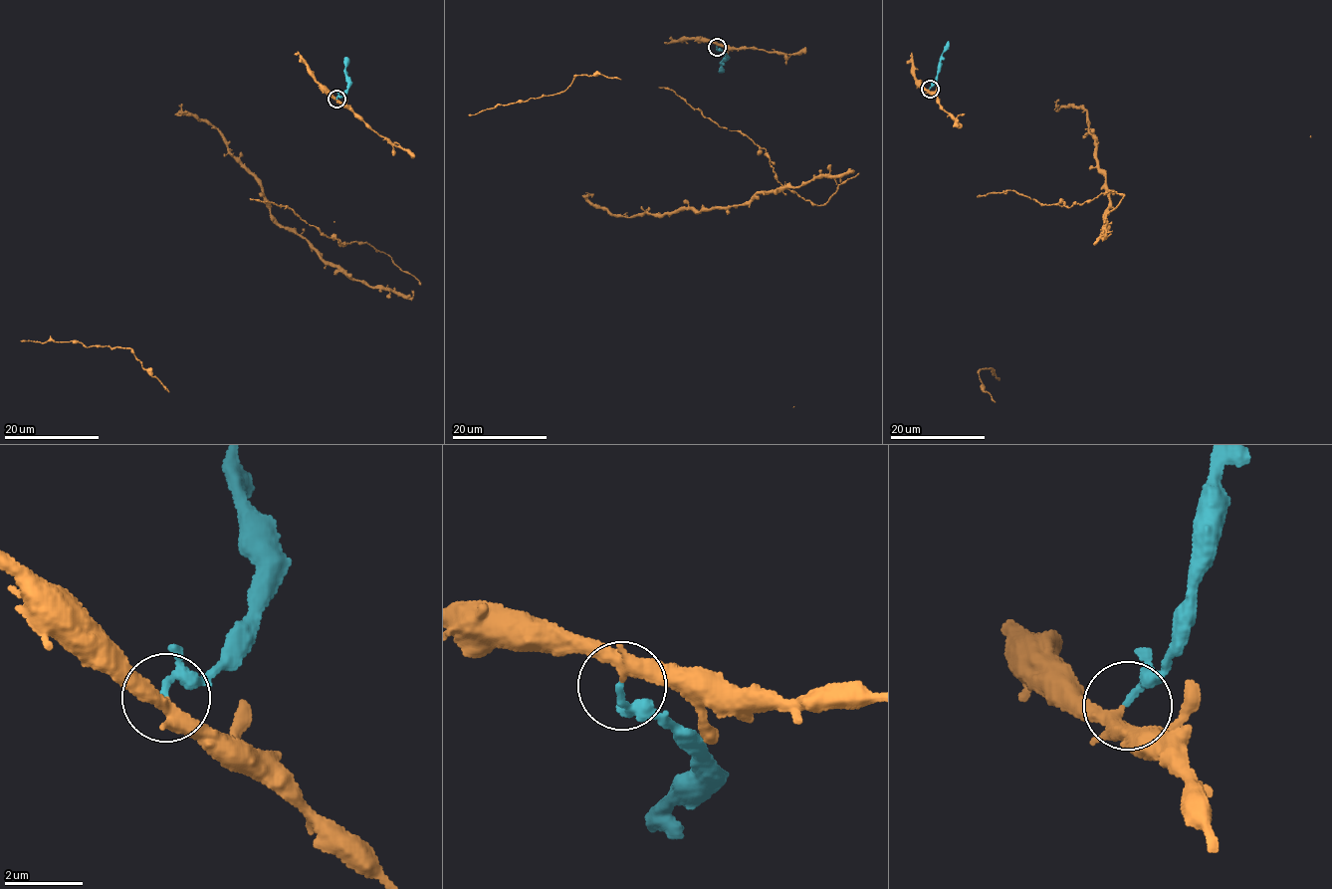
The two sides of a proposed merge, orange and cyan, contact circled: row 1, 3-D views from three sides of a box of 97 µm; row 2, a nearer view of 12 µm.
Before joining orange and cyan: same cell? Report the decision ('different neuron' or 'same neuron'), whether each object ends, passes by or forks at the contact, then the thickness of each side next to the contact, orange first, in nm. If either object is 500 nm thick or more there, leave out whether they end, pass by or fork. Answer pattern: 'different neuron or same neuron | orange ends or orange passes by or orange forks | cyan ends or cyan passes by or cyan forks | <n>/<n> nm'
different neuron | orange passes by | cyan passes by | 320/100 nm

